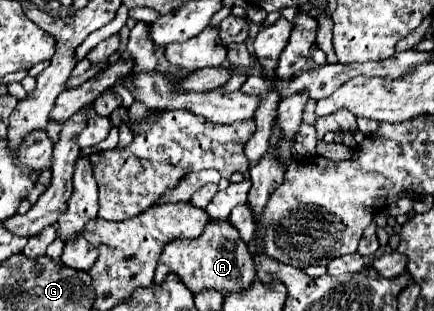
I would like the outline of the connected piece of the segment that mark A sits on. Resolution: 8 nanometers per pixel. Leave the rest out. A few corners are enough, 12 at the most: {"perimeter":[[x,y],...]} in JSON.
{"perimeter":[[228,220],[164,246],[166,274],[192,292],[242,292],[256,264]]}

